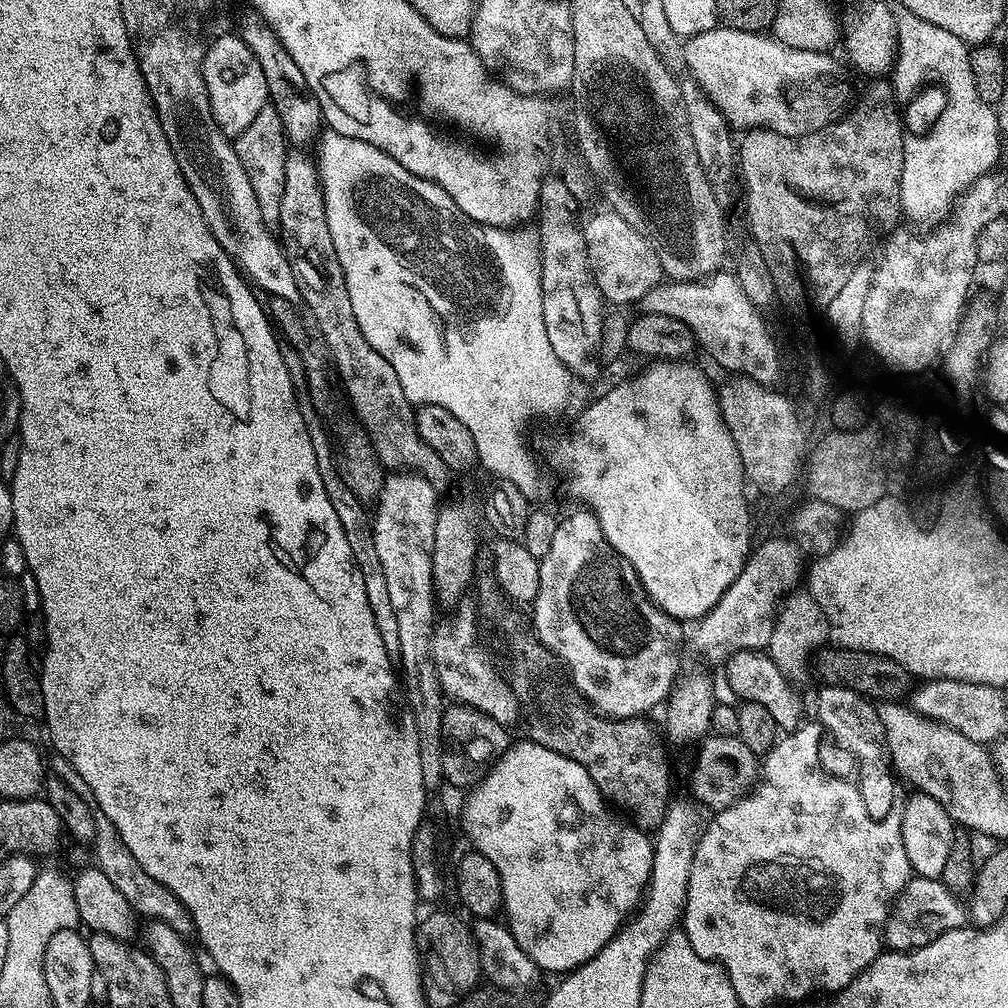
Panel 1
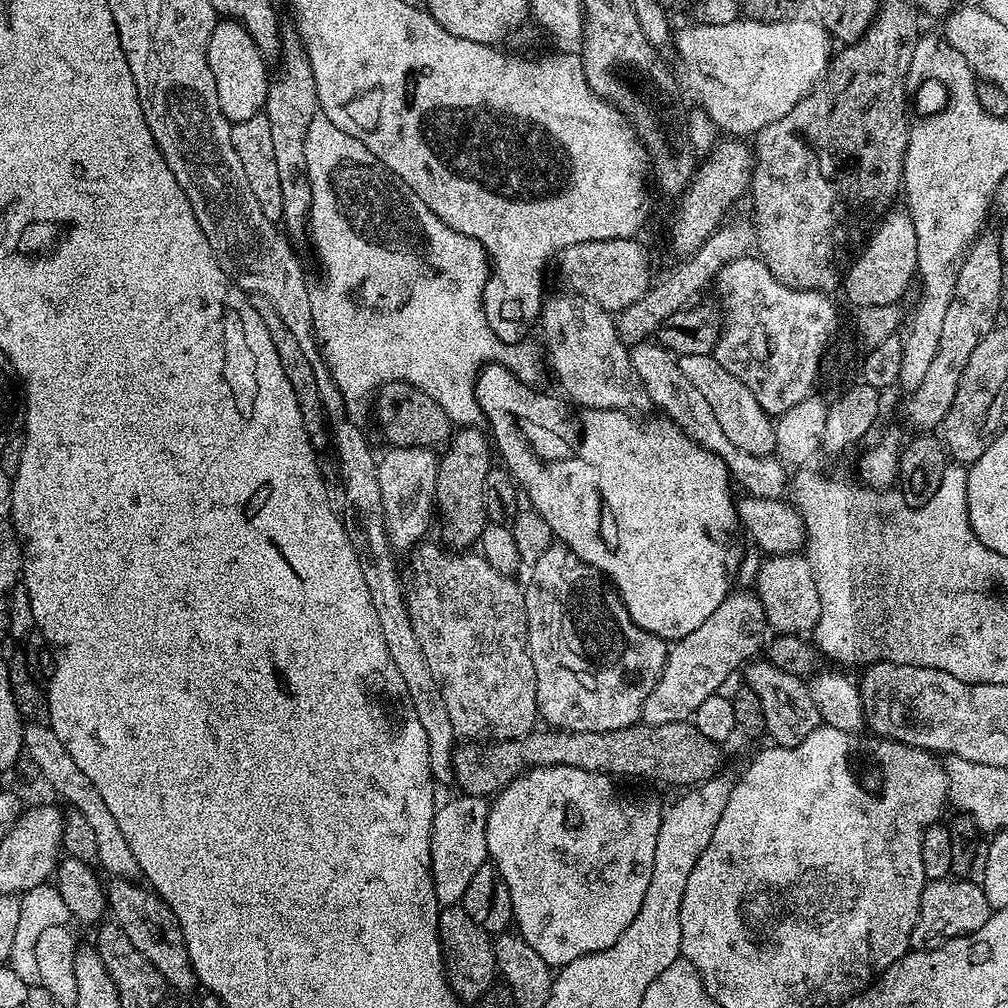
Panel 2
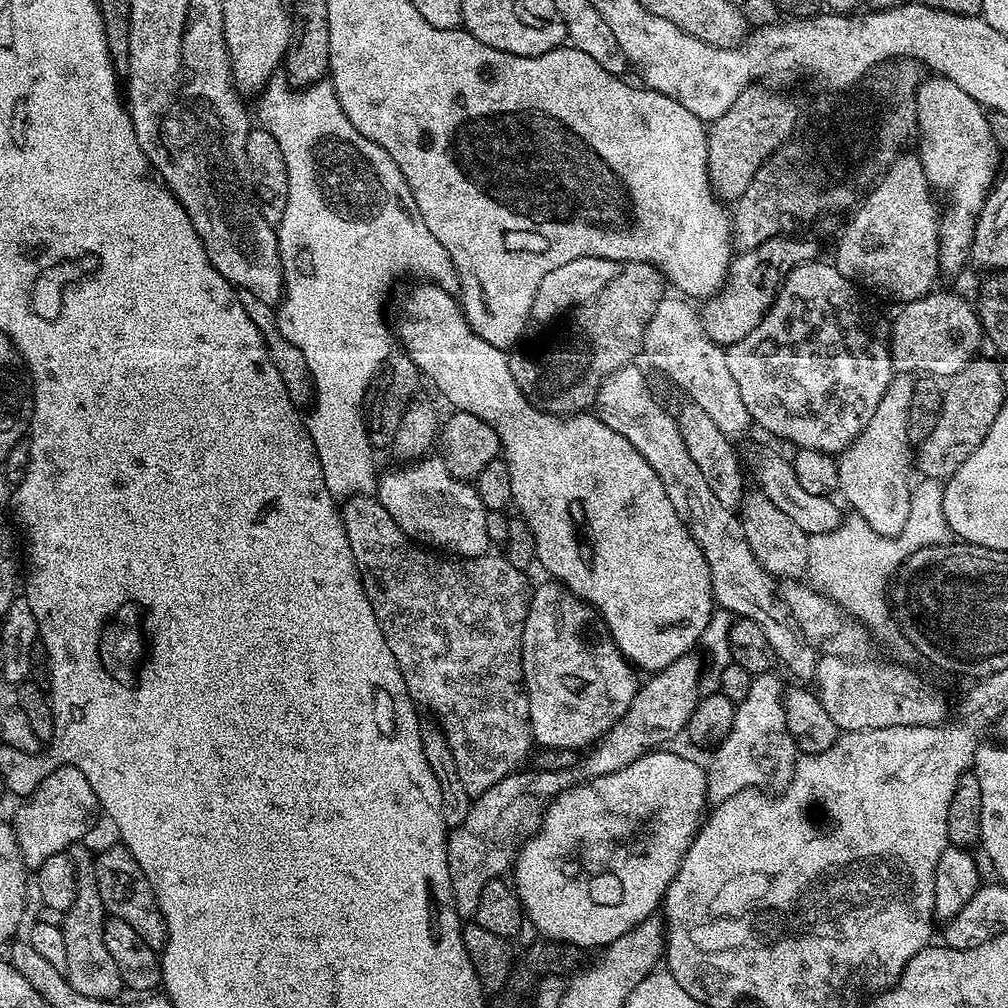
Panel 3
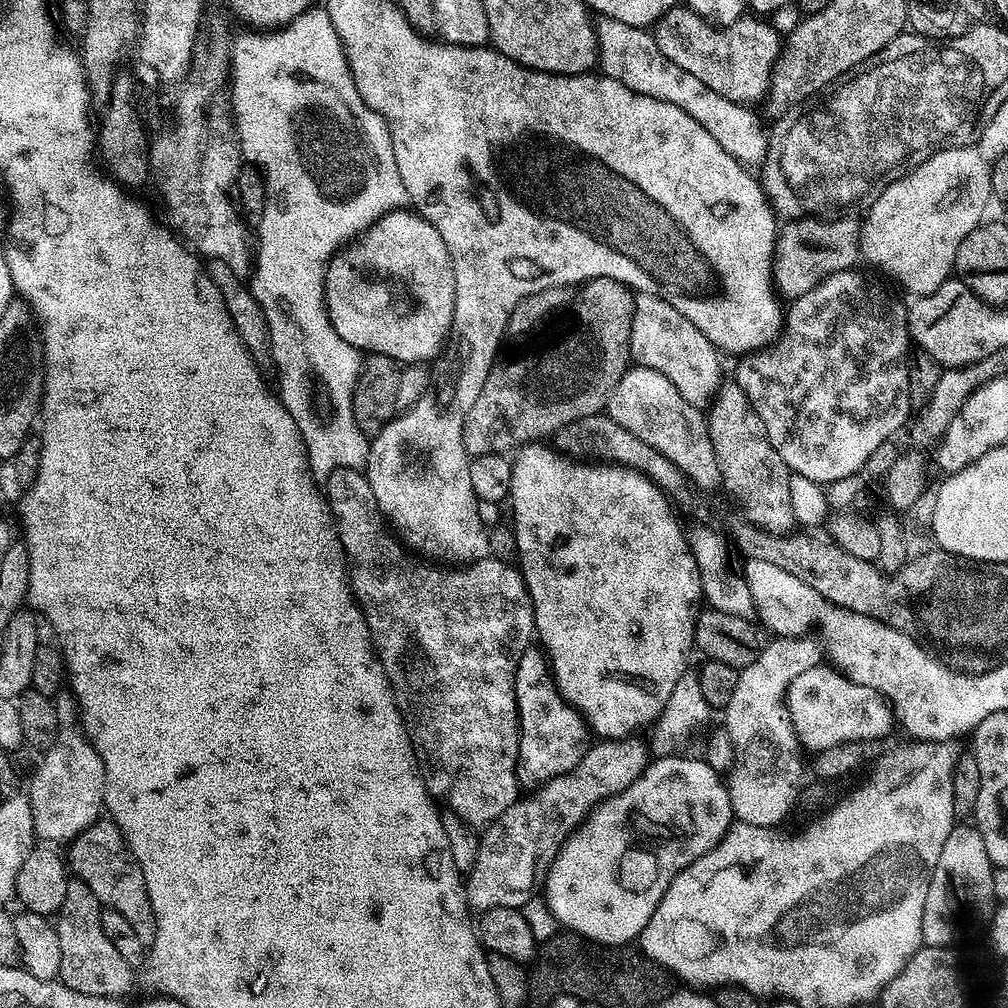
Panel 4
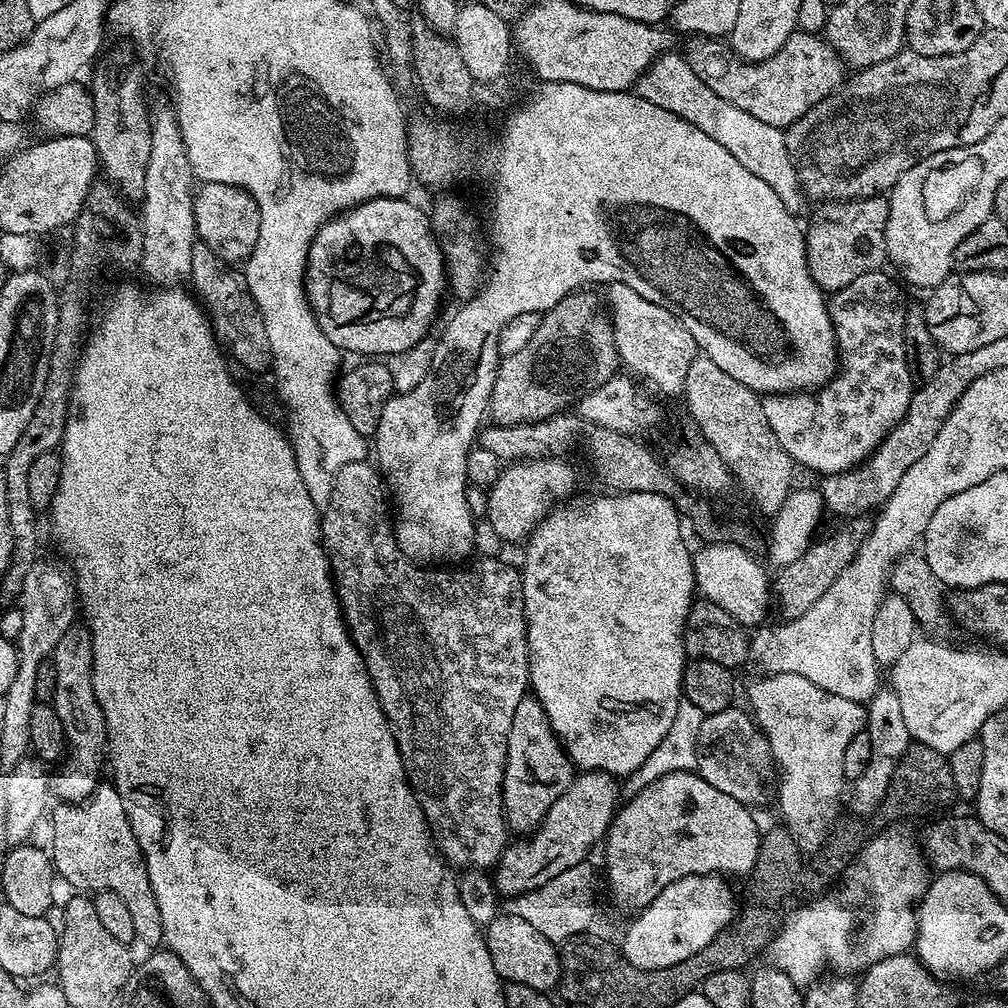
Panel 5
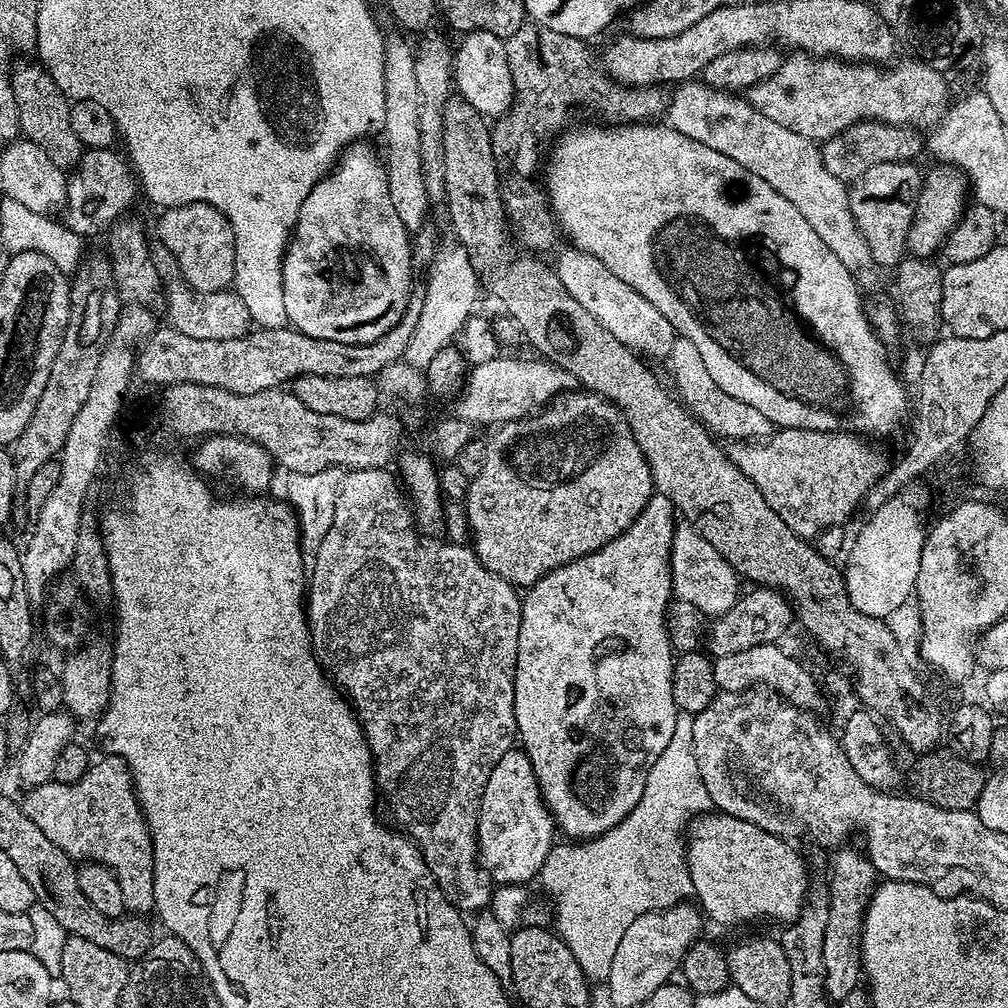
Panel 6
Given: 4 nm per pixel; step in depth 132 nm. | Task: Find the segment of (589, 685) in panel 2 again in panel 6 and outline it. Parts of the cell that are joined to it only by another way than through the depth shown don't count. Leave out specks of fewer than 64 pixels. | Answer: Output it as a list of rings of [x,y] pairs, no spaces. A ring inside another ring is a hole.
[[[513,746],[509,752],[502,754],[498,766],[490,770],[490,778],[486,778],[486,790],[482,790],[480,817],[476,827],[476,850],[484,875],[496,886],[527,885],[528,880],[535,881],[550,850],[554,847],[552,835],[557,835],[557,832],[552,811],[546,806],[544,795],[540,792],[540,783],[534,774],[534,766],[530,766],[530,758],[519,747]]]

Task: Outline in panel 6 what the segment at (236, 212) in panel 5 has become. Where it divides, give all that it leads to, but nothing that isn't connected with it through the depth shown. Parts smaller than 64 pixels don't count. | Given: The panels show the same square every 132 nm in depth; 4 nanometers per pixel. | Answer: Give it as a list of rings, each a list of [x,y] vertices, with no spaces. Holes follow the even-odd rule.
[[[194,202],[177,208],[165,208],[159,213],[155,239],[170,250],[180,276],[199,292],[223,292],[232,288],[236,239],[234,230],[223,212],[214,206]]]

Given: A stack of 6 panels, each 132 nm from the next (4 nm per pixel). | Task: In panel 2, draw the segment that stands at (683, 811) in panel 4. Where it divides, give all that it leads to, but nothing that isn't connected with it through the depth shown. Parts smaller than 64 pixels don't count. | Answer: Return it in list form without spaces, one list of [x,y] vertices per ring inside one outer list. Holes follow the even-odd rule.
[[[550,766],[549,768],[529,768],[514,782],[510,782],[491,801],[484,816],[484,841],[488,847],[491,863],[502,874],[506,882],[506,890],[510,890],[512,918],[515,927],[520,927],[518,936],[534,948],[542,959],[551,966],[563,966],[574,962],[574,958],[585,956],[598,950],[606,950],[622,938],[626,926],[634,922],[634,914],[638,914],[638,906],[642,906],[642,898],[646,894],[646,886],[650,886],[650,870],[654,870],[654,846],[656,835],[660,829],[661,805],[652,800],[616,800],[620,792],[615,788],[613,777],[602,772],[578,770],[574,766]]]

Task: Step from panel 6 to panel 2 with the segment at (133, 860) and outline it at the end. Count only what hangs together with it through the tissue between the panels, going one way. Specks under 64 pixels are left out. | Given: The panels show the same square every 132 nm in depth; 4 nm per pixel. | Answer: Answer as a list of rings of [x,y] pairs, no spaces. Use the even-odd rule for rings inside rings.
[[[113,879],[111,883],[106,888],[108,912],[116,925],[124,931],[126,938],[130,938],[134,947],[148,959],[150,966],[162,974],[165,985],[171,991],[172,988],[176,991],[173,993],[188,994],[184,992],[197,991],[198,981],[192,969],[190,954],[186,950],[186,938],[168,903],[136,880]]]

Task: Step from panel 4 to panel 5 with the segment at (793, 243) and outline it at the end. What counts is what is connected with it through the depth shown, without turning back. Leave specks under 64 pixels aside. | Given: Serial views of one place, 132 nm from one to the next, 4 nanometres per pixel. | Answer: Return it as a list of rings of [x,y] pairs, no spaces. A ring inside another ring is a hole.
[[[883,195],[867,196],[861,200],[834,200],[823,205],[812,225],[807,225],[804,234],[804,249],[808,259],[808,268],[816,280],[816,285],[831,294],[853,282],[859,275],[883,269],[888,259],[886,250],[886,218],[888,202]]]

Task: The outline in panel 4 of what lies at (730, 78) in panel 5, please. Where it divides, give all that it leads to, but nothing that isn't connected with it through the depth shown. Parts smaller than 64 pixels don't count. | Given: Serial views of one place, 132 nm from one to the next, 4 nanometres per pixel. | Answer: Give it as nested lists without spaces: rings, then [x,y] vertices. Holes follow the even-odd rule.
[[[677,6],[665,12],[654,25],[654,35],[658,50],[662,50],[670,62],[706,82],[706,86],[722,94],[722,98],[749,106],[755,105],[755,100],[767,93],[772,68],[782,47],[782,36],[767,19],[745,14],[733,24],[717,26],[691,6]]]

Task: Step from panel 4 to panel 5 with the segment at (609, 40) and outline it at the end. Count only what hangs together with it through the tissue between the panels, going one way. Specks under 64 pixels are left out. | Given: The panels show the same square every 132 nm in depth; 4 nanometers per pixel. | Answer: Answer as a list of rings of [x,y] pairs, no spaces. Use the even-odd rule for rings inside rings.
[[[667,51],[658,57],[645,72],[636,79],[634,91],[636,95],[646,98],[646,102],[654,102],[654,106],[662,106],[662,110],[670,110],[670,114],[678,114],[686,122],[698,126],[702,134],[714,138],[718,146],[726,146],[750,174],[758,174],[770,190],[774,190],[782,198],[786,210],[800,214],[806,203],[804,189],[800,186],[800,173],[794,163],[793,153],[788,151],[788,142],[781,129],[770,126],[754,114],[746,114],[746,110],[738,110],[738,106],[730,106],[726,98],[718,98],[694,70],[690,70],[687,59],[679,56],[679,51]]]

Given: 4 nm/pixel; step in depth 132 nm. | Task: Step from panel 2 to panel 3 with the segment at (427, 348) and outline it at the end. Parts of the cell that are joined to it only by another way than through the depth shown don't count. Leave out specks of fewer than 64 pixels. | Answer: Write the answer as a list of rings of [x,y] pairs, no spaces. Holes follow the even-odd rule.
[[[284,78],[281,80],[279,84],[269,82],[264,85],[259,93],[261,96],[260,101],[256,104],[256,112],[254,108],[255,119],[256,116],[260,119],[257,120],[259,127],[264,128],[270,134],[274,134],[278,147],[282,150],[282,158],[286,161],[286,178],[288,179],[286,210],[282,210],[282,218],[279,224],[275,225],[278,246],[280,247],[280,261],[284,271],[282,299],[278,305],[276,321],[278,322],[278,330],[282,330],[282,338],[286,338],[286,342],[294,342],[294,346],[298,346],[298,350],[302,350],[302,354],[306,358],[306,366],[310,366],[312,385],[316,395],[310,408],[312,413],[307,413],[306,423],[310,438],[318,450],[318,462],[322,462],[322,474],[326,478],[326,486],[330,490],[330,494],[337,498],[371,496],[375,493],[378,483],[378,467],[376,468],[376,464],[372,460],[360,460],[362,393],[380,369],[380,365],[394,352],[394,332],[389,321],[388,324],[384,321],[384,299],[387,298],[392,283],[399,276],[406,275],[407,272],[412,276],[420,276],[416,278],[421,281],[431,282],[440,288],[452,290],[457,287],[456,271],[454,270],[454,262],[448,251],[442,246],[442,242],[438,242],[438,238],[434,238],[434,234],[430,234],[430,230],[426,230],[426,222],[422,222],[422,214],[410,194],[410,186],[406,182],[402,170],[398,170],[394,158],[384,154],[382,146],[378,146],[378,142],[372,142],[370,138],[366,138],[354,128],[354,122],[350,122],[350,118],[346,118],[346,114],[342,110],[342,102],[338,102],[336,91],[331,82],[317,82],[301,87],[299,90],[292,90],[296,92],[288,92],[289,81]]]

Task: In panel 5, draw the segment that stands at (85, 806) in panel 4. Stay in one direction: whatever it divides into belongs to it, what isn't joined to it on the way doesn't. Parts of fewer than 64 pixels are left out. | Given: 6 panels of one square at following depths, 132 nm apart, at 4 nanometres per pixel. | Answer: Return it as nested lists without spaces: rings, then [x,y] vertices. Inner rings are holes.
[[[77,622],[58,638],[58,646],[54,646],[51,657],[52,665],[56,671],[56,689],[54,698],[50,701],[58,714],[58,719],[62,722],[62,730],[66,734],[66,764],[69,768],[64,768],[60,773],[53,775],[50,780],[50,792],[57,801],[70,804],[79,804],[82,800],[87,800],[95,790],[98,783],[96,771],[106,764],[106,749],[108,747],[108,731],[106,730],[106,718],[102,714],[102,706],[98,706],[98,698],[94,698],[94,682],[92,681],[92,636],[83,623]]]

